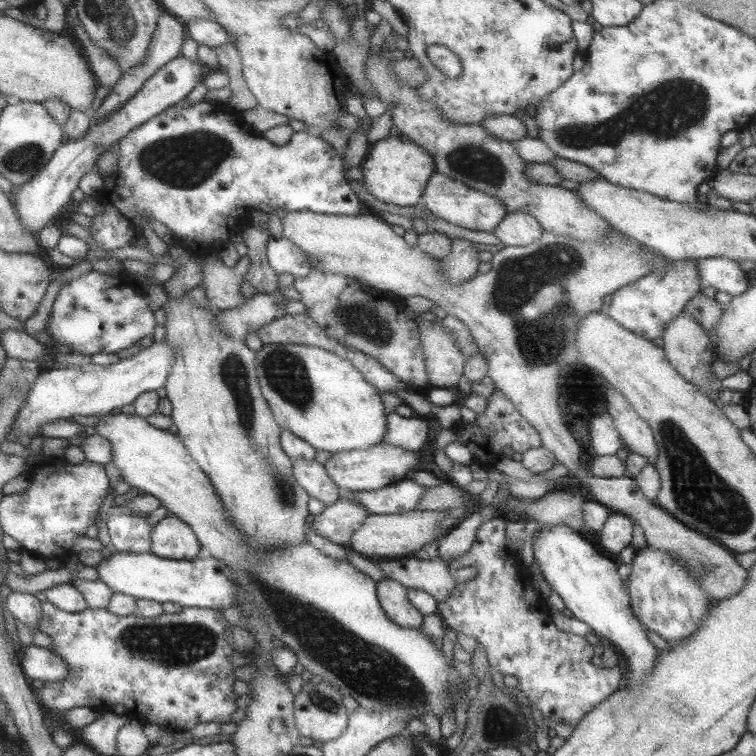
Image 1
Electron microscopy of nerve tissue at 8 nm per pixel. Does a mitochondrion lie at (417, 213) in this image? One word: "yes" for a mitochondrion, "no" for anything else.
no

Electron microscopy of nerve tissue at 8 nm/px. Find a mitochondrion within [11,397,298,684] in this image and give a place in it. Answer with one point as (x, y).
(171, 644)

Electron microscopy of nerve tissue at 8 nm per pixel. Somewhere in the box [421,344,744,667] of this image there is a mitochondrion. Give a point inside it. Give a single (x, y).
(703, 569)

